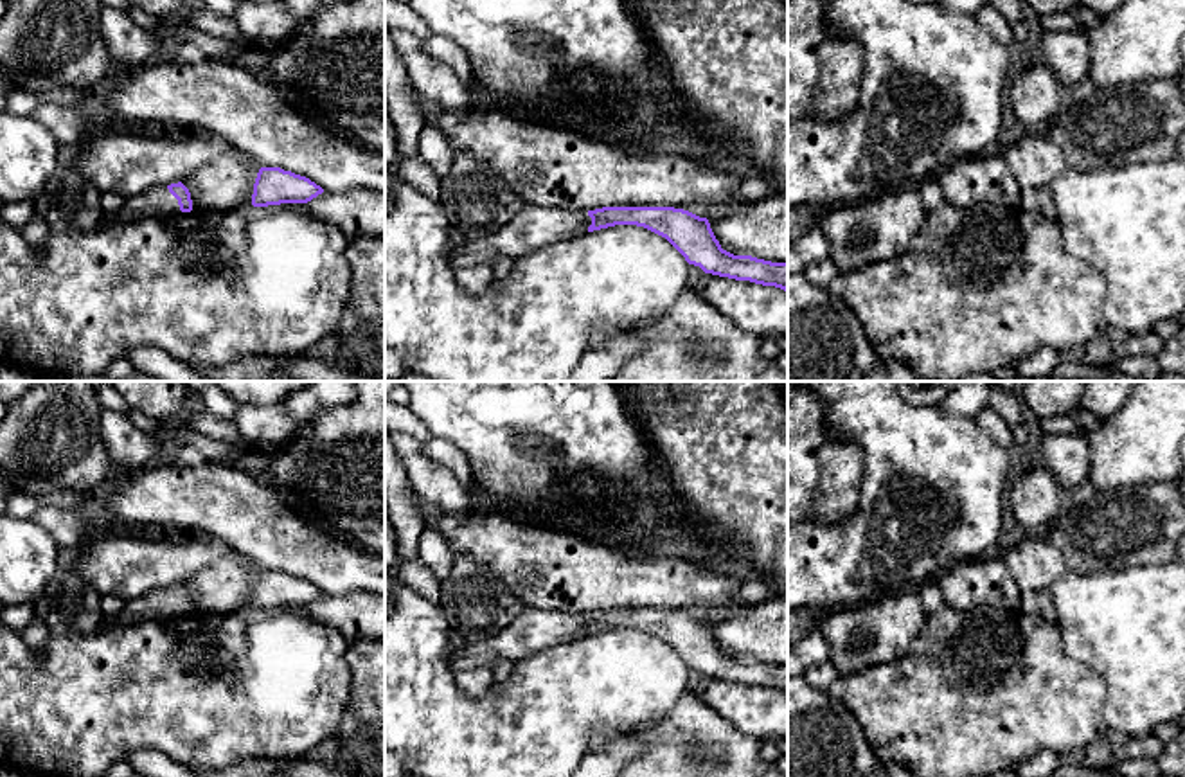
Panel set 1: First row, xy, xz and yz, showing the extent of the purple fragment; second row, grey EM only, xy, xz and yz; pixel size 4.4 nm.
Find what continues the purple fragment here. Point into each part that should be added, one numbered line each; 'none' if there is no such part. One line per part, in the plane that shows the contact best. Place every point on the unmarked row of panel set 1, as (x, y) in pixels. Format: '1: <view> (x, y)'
1: xy (155, 605)

